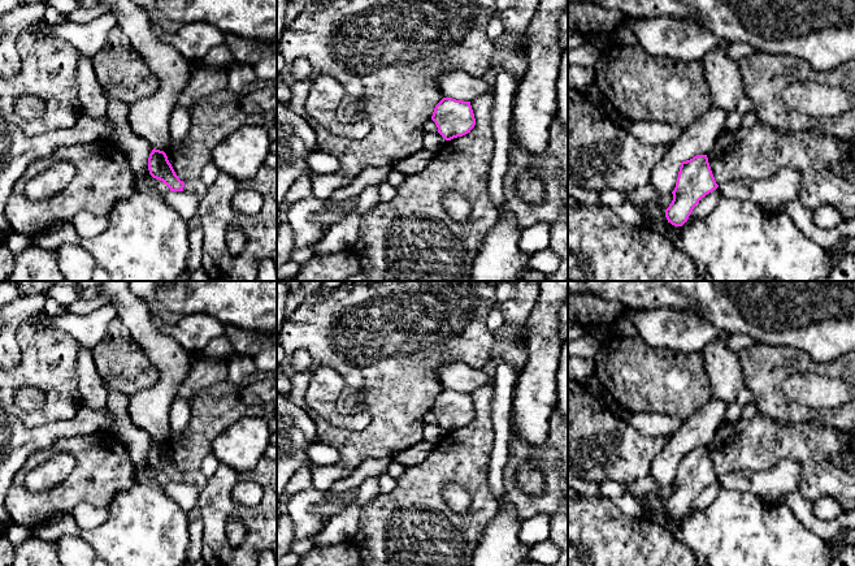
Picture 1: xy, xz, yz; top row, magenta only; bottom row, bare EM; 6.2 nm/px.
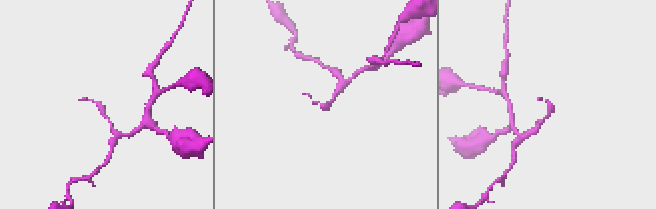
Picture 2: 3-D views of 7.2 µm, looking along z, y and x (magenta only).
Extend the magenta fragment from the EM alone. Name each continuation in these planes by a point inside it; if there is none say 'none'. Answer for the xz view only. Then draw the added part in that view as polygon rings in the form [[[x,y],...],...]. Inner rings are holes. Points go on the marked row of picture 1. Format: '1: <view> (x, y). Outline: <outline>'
none

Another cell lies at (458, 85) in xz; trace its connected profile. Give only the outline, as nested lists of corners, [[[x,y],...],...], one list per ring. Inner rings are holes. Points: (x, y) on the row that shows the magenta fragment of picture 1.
[[[450,70],[440,74],[438,87],[443,98],[472,101],[482,95],[492,94],[494,85],[485,83],[479,77],[466,74],[463,70]]]

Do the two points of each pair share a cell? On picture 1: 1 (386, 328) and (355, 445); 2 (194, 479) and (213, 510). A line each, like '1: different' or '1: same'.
1: same
2: different

